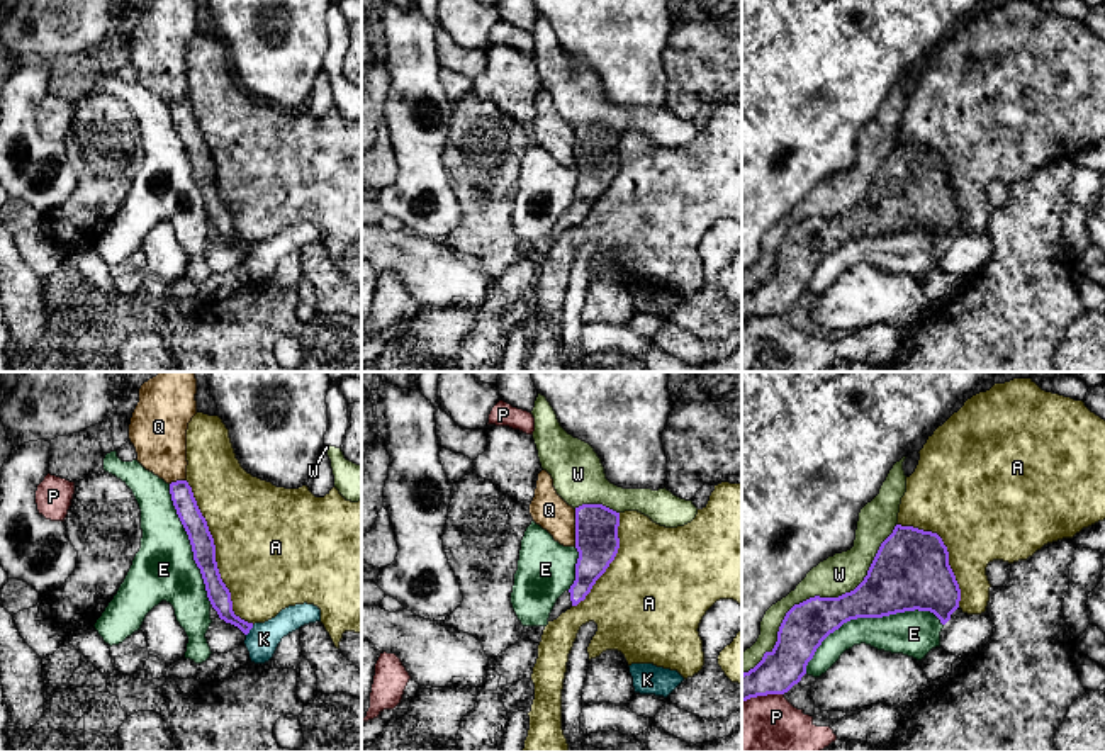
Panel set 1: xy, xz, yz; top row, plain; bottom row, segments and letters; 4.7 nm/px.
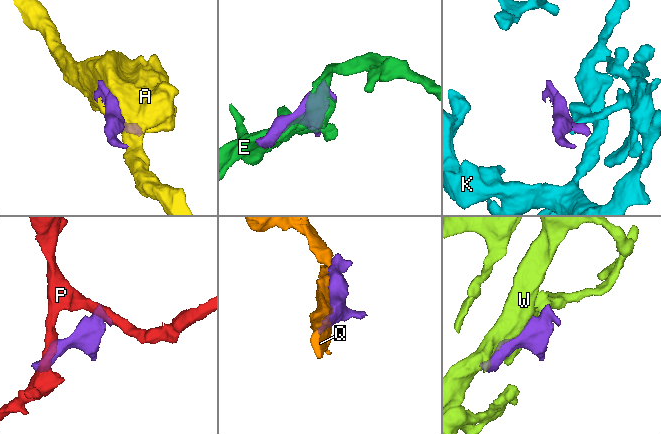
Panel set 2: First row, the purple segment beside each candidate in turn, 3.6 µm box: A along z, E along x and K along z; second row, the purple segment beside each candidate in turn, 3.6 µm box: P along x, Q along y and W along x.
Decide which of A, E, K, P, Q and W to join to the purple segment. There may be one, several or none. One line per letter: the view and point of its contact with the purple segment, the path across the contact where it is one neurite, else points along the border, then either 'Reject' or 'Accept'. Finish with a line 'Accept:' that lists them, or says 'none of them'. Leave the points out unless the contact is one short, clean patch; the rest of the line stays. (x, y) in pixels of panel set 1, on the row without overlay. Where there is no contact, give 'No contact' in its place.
A: Touches purple at xy (214, 175). Reject
E: Touches purple at yz (866, 236). Reject
K: Touches purple at xy (250, 248). Boundary: xy (253, 245), (246, 255). Reject
P: Touches purple at yz (762, 314). Reject
Q: Touches purple at xz (576, 148). Reject
W: Touches purple at yz (818, 216). Reject
Accept: none of them

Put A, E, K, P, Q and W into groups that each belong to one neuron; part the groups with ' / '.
A / E / K / P / Q / W

